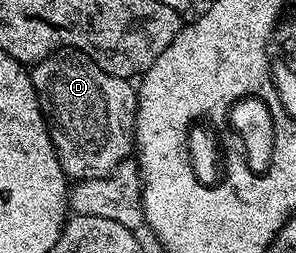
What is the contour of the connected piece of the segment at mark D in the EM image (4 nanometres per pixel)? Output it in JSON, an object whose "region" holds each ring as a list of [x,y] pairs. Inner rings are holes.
{"region":[[[65,50],[60,54],[51,55],[47,59],[41,60],[37,64],[32,65],[29,77],[35,86],[35,94],[39,98],[41,113],[45,119],[45,125],[49,131],[51,142],[57,151],[57,157],[61,163],[61,169],[65,171],[66,177],[68,177],[70,181],[103,180],[107,176],[114,175],[117,167],[122,164],[124,160],[128,160],[134,155],[135,133],[137,130],[137,90],[132,79],[124,80],[115,74],[107,74],[107,70],[99,70],[99,66],[95,66],[95,62],[91,59],[91,57],[84,56],[83,53],[74,52],[72,50]]]}

